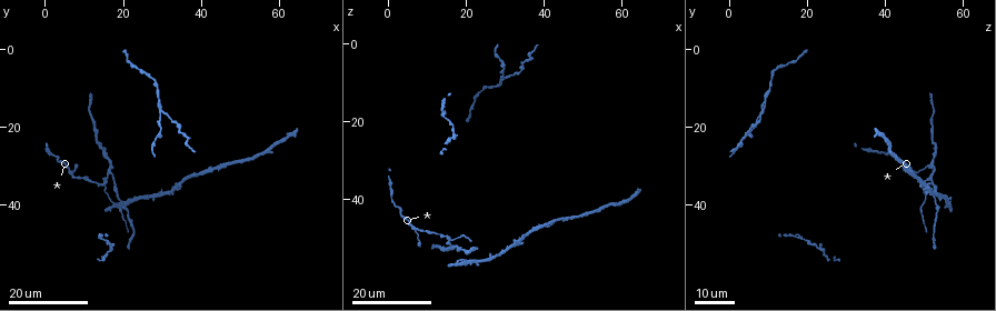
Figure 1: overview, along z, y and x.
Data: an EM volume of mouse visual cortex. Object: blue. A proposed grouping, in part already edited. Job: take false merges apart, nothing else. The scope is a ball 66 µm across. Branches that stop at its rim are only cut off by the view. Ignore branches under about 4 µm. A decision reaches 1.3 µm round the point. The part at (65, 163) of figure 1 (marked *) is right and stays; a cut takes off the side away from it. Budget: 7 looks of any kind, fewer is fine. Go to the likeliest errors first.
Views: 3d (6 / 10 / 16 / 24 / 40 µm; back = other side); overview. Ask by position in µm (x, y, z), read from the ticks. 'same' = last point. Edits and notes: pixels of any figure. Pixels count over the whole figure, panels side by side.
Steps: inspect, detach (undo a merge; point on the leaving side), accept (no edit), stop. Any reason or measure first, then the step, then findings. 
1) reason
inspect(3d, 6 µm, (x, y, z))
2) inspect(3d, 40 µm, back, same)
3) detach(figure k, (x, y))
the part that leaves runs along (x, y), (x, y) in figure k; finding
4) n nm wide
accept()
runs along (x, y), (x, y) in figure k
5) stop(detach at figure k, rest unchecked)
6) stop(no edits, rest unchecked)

four-way junction
inspect(3d, 24 µm, (29.5, 16.0, 8.5))

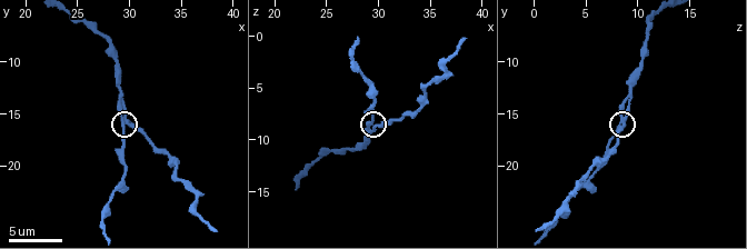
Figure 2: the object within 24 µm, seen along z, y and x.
inspect(3d, 10 µm, (30.0, 15.8, 8.8))

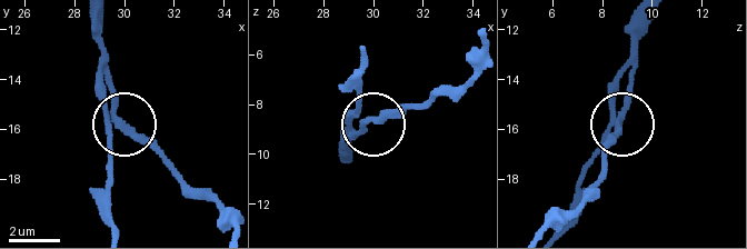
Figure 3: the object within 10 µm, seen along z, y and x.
240 nm wide
accept()
runs along (344, 158), (344, 147), (370, 119), (362, 107), (362, 86) in figure 3; all the same cell

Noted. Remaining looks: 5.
three-way junction
inspect(3d, 16 µm, (20.5, 41.0, 53.5))

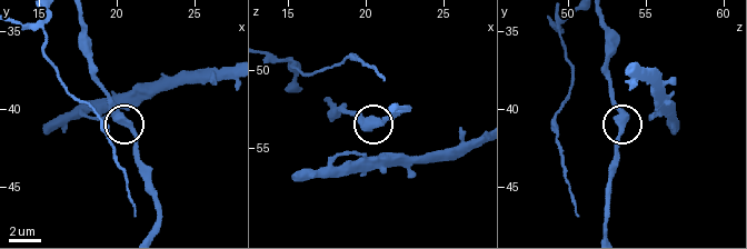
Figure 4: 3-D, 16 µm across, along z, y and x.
closer look
inspect(3d, 6 µm, (20.0, 40.6, 53.8))

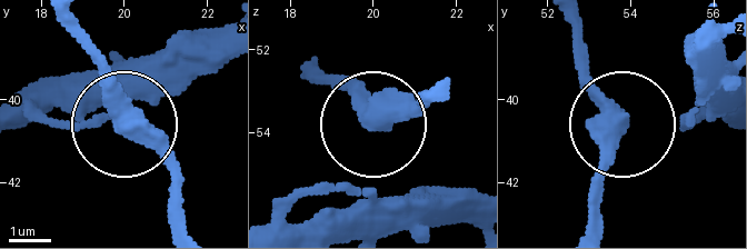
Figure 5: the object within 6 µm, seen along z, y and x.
340 nm wide
accept()
runs along (575, 28), (620, 133), (591, 193) in figure 5; one cell here

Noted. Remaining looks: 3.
three arms meet
inspect(3d, 16 µm, (17.0, 31.5, 52.5))

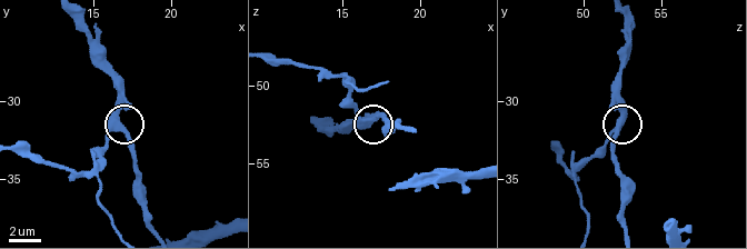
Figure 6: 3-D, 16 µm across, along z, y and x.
inspect(3d, 10 µm, (16.8, 31.4, 52.4))

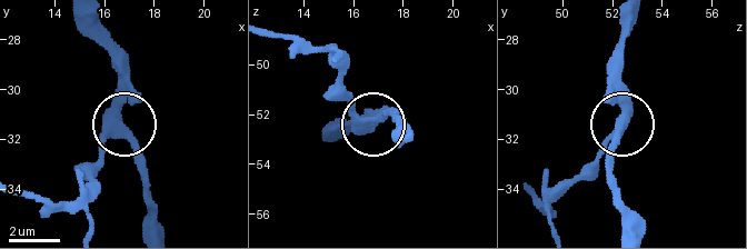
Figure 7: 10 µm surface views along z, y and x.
3 arms
accept()
continuous, no second cell

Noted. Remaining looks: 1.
stop(no edits, rest unchecked)

